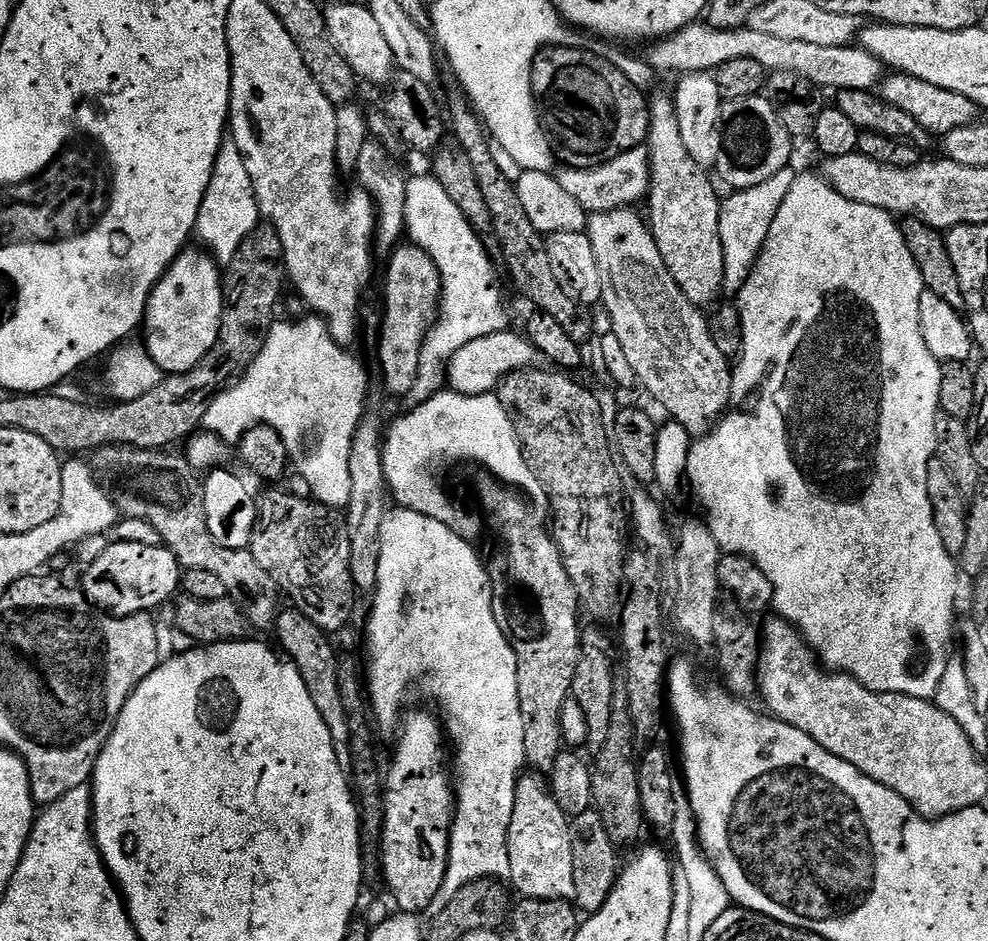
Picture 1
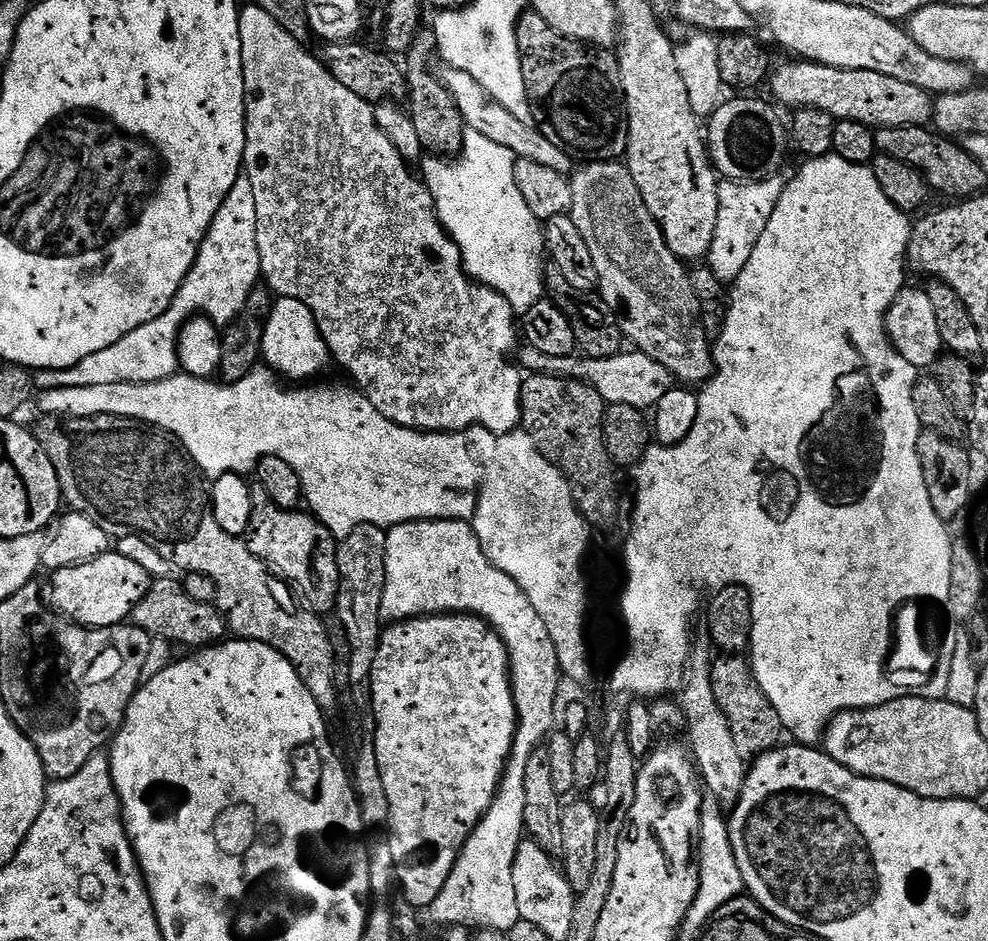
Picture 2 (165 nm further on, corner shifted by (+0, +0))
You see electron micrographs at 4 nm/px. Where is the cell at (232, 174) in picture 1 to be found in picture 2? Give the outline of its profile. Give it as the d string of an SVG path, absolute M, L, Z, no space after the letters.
M240 175L230 186L230 194L218 206L214 218L210 222L208 232L192 263L192 269L186 274L178 294L173 298L171 306L158 318L149 324L138 326L138 330L130 330L130 334L123 336L114 346L106 346L106 350L98 350L98 354L90 354L90 358L82 358L69 368L41 368L35 373L34 384L40 392L58 390L59 388L73 388L74 386L114 386L115 384L149 384L165 380L177 375L180 359L176 343L180 337L180 330L186 321L194 316L207 316L217 326L227 326L243 313L248 305L248 298L261 279L260 255L258 254L258 209L254 203L254 190L250 187L250 178Z

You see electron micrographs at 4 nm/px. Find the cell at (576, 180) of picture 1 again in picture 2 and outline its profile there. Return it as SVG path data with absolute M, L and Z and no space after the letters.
M445 67L443 71L442 79L446 90L450 90L465 125L471 131L485 135L486 138L490 138L490 142L498 142L498 146L506 146L506 150L510 150L519 159L539 162L542 166L550 166L550 170L558 170L565 174L573 171L573 157L561 145L550 142L547 134L541 132L535 123L514 118L514 114L510 114L506 106L499 104L478 82L474 82L470 74L449 67Z

